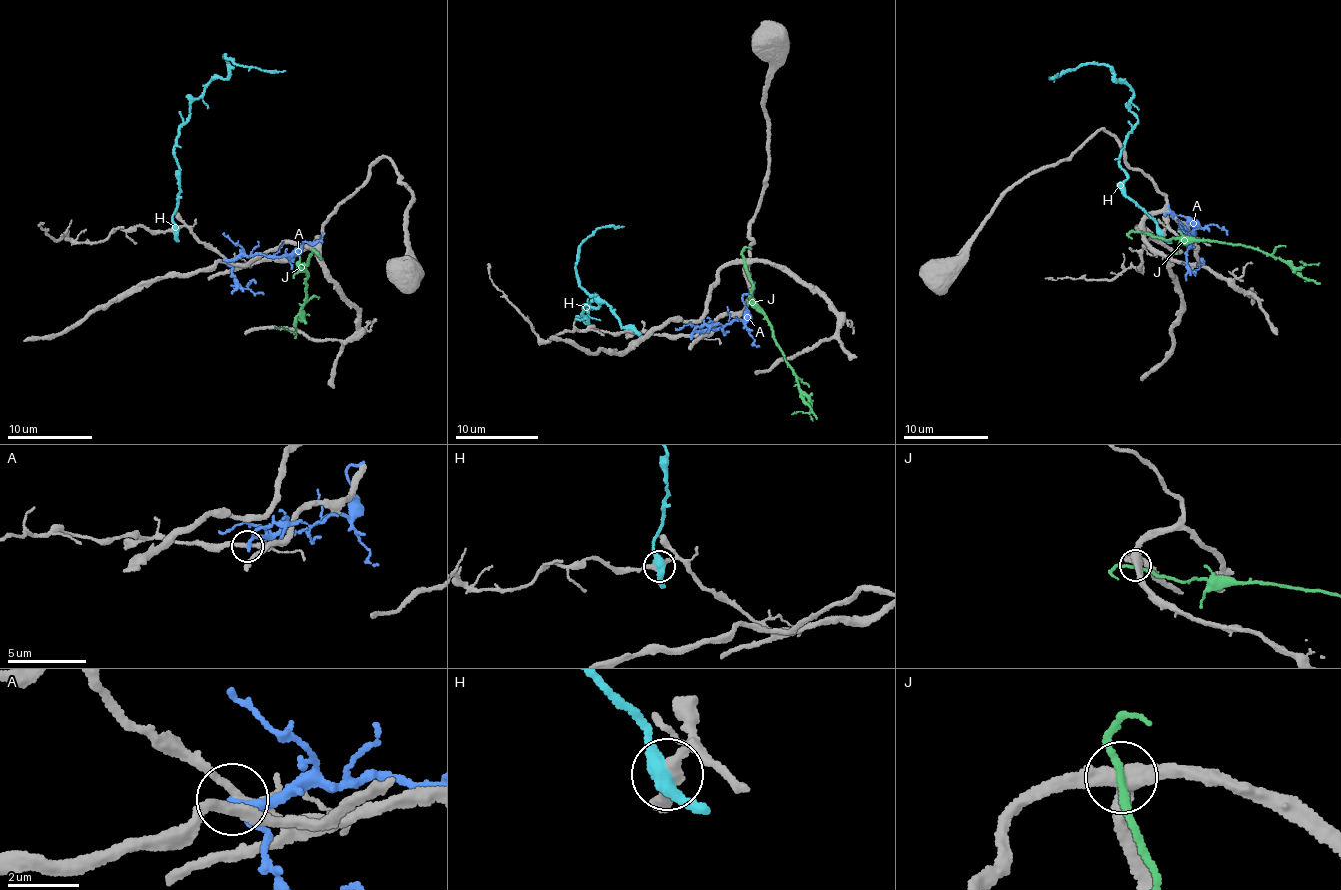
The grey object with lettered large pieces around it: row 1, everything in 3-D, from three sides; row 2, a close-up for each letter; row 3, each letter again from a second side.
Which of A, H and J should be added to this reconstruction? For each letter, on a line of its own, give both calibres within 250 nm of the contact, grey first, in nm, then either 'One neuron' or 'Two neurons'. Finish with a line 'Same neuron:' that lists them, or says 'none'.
A: Thickness 190 nm (grey) against 200 nm. Two neurons
H: Thickness 320 nm (grey) against 420 nm. Two neurons
J: Thickness 440 nm (grey) against 190 nm. Two neurons
Same neuron: none

